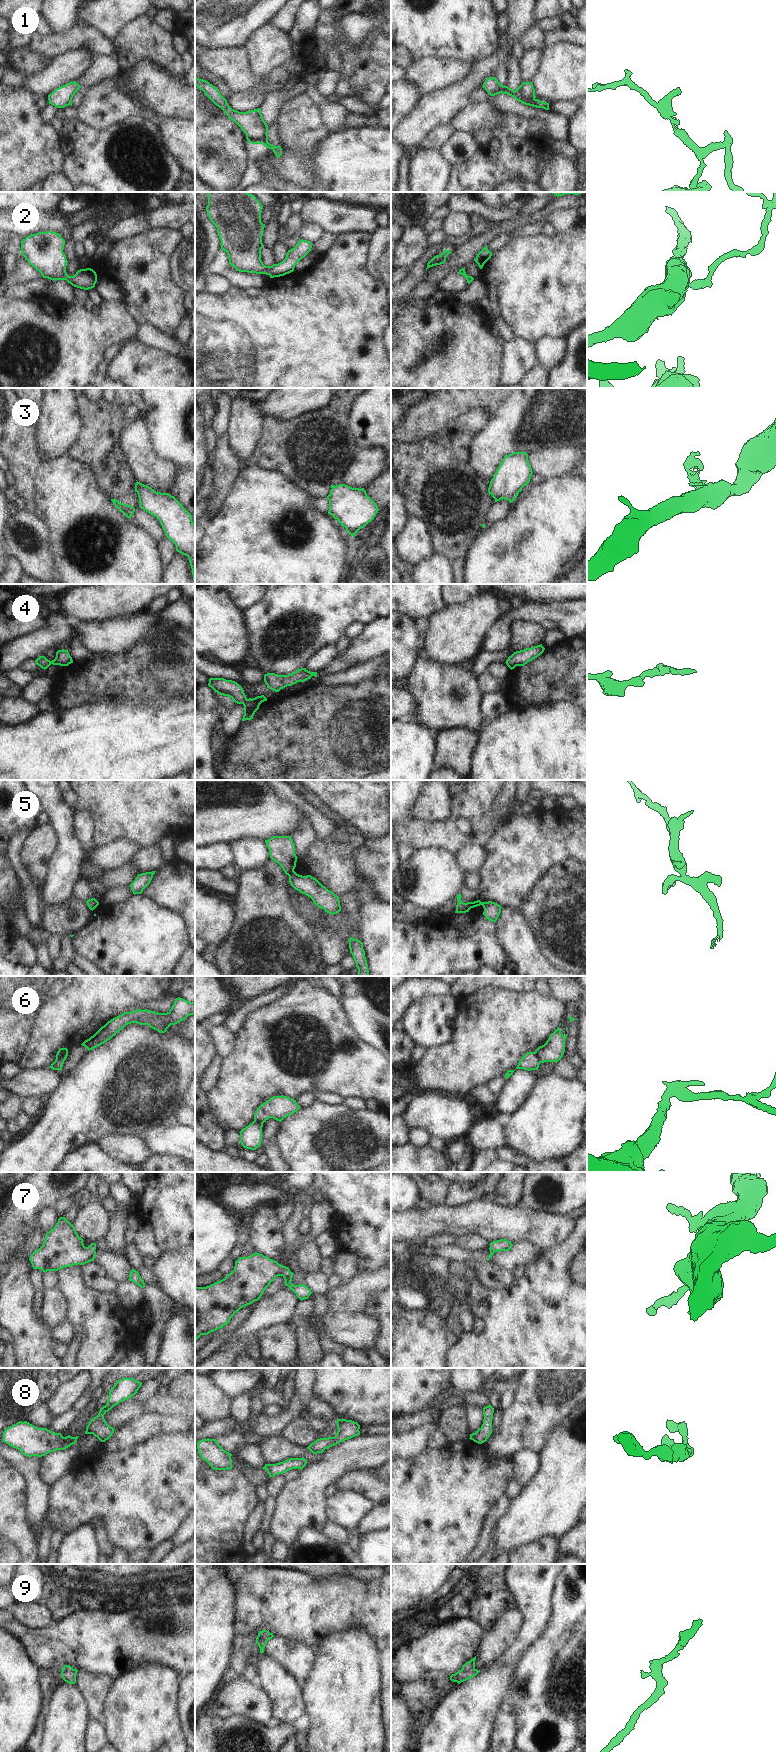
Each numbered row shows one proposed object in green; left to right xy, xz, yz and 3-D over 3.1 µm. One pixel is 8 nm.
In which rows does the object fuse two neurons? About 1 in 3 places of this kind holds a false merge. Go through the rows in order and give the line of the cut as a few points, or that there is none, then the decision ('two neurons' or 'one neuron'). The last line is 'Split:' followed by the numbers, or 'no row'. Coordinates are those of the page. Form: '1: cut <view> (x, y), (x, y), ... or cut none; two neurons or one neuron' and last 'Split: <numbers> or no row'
1: cut xz (267, 134), (262, 143); two neurons
2: cut none; one neuron
3: cut yz (489, 487), (490, 493); two neurons
4: cut none; one neuron
5: cut xz (293, 870), (288, 875); two neurons
6: cut xy (67, 1052), (56, 1058); two neurons
7: cut none; one neuron
8: cut none; one neuron
9: cut none; one neuron
Split: 1, 3, 5, 6

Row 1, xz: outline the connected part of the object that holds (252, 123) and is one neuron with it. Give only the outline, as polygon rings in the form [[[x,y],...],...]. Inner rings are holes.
[[[195,76],[195,85],[204,92],[216,106],[221,108],[229,119],[234,121],[246,134],[246,139],[251,144],[263,144],[268,133],[268,126],[264,121],[261,108],[239,112],[232,109],[219,90],[208,81]]]

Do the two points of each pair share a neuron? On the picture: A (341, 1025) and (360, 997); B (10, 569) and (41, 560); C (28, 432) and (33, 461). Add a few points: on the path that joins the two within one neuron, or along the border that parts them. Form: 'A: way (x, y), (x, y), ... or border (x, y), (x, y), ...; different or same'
A: border (341, 1004), (352, 1030), (358, 1036); different
B: border (10, 557), (18, 561), (24, 572); different
C: way (28, 439), (28, 454); same

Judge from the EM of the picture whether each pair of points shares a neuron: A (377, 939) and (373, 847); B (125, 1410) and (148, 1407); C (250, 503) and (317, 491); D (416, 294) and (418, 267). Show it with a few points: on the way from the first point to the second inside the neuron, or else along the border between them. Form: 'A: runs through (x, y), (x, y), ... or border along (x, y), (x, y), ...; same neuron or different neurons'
A: border along (359, 877), (362, 887), (369, 889), (380, 900); different neurons
B: runs through (131, 1408), (142, 1407); same neuron
C: border along (287, 480), (305, 490), (312, 497); different neurons
D: border along (423, 280), (408, 295); different neurons

